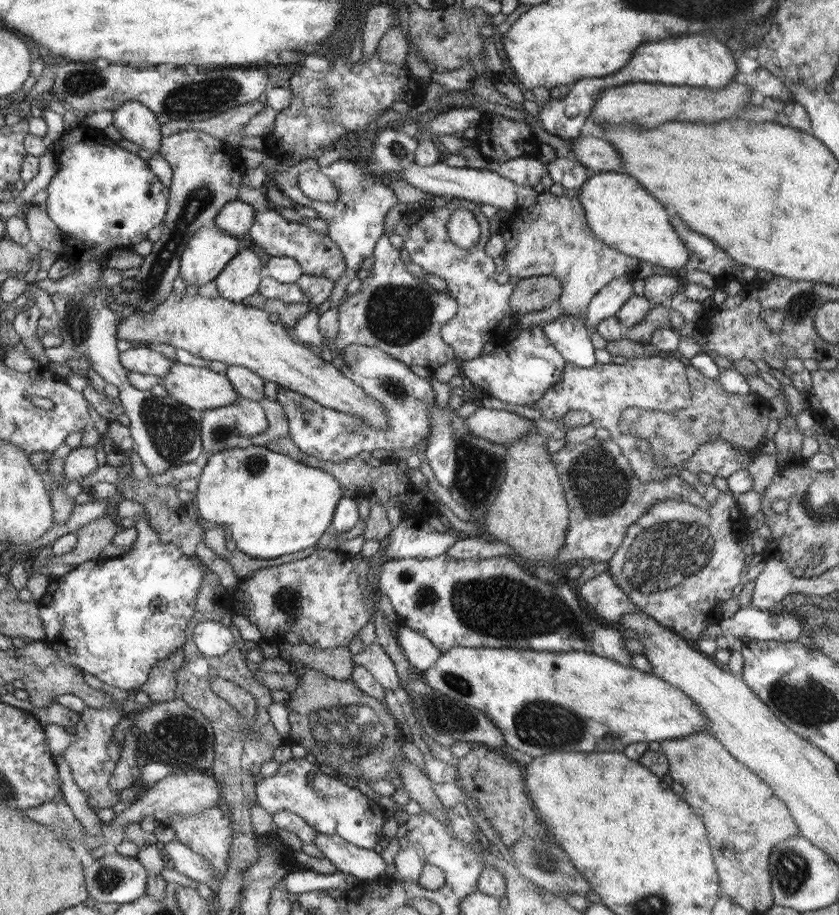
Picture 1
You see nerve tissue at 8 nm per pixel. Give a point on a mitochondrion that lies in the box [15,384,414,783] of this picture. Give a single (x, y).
(350, 730)

